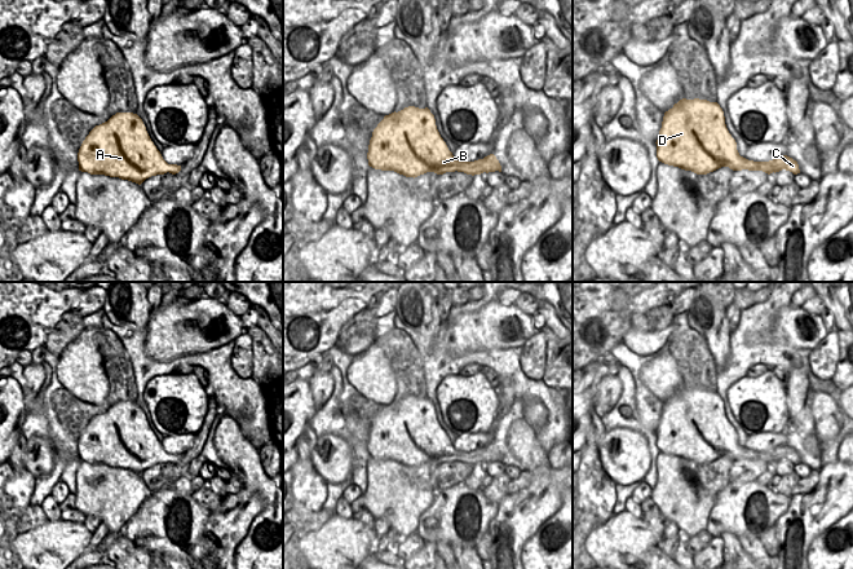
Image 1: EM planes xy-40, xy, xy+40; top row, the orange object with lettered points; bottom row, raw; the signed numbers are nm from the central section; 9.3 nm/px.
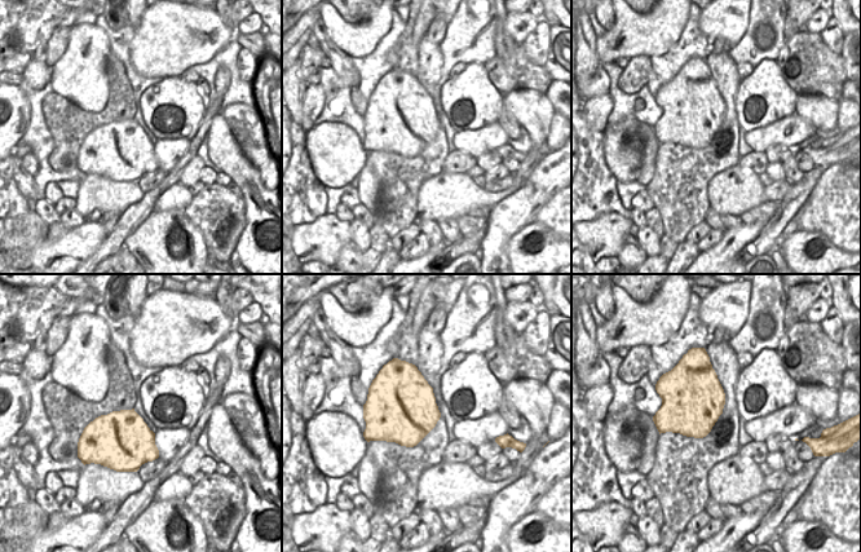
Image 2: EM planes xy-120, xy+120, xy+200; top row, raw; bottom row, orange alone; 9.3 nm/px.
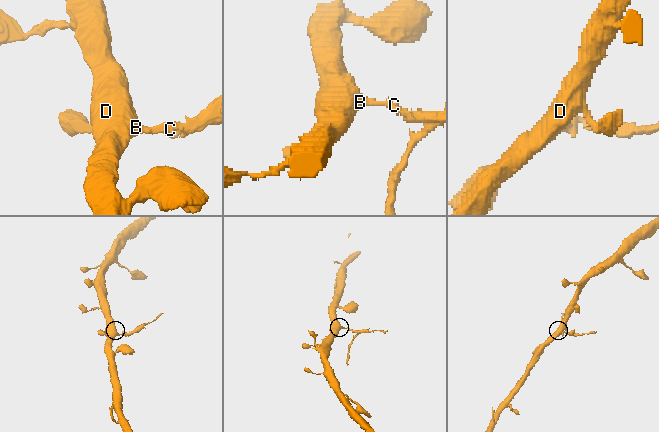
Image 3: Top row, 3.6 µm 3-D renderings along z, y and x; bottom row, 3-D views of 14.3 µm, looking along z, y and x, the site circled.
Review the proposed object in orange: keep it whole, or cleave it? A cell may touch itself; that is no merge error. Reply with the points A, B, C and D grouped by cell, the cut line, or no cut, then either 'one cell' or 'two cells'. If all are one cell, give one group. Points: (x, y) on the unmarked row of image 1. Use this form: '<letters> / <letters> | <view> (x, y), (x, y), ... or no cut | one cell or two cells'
A B D / C | xy (485, 448), (482, 461) | two cells

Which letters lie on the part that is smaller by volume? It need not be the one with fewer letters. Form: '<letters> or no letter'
C

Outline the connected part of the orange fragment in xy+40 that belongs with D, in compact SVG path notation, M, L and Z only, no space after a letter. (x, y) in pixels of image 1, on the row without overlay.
M682 388L664 402L655 433L659 451L697 464L721 456L770 464L775 450L753 451L741 446L720 394L699 388Z

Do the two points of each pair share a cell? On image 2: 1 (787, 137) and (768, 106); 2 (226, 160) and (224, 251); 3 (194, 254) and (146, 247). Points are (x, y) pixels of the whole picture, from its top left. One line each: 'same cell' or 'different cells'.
1: different cells
2: different cells
3: same cell

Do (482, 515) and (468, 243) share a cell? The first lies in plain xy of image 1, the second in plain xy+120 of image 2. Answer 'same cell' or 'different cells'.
different cells

